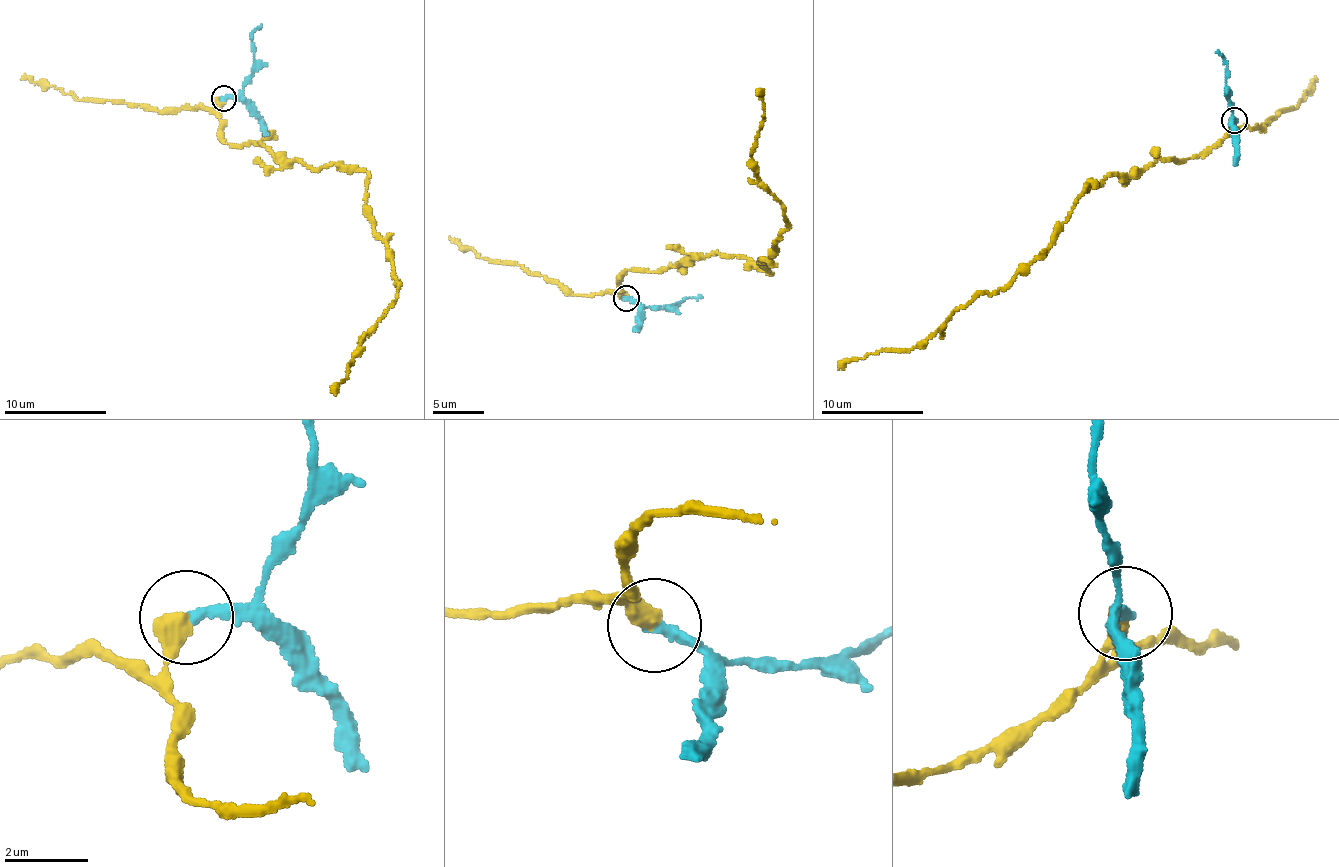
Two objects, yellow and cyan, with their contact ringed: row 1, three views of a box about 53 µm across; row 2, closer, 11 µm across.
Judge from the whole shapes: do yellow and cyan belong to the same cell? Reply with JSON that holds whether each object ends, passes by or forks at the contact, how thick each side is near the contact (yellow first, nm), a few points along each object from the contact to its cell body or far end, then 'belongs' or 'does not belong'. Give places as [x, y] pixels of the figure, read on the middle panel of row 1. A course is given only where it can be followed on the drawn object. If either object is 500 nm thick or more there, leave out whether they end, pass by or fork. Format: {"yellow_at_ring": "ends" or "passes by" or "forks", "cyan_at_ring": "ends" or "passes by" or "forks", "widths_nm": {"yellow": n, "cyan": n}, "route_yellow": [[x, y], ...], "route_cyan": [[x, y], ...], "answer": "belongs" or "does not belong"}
{"yellow_at_ring": "ends", "cyan_at_ring": "ends", "widths_nm": {"yellow": 480, "cyan": 280}, "route_yellow": [[626, 297], [627, 269], [660, 273], [715, 253], [769, 275], [758, 263], [787, 227], [751, 159], [759, 90]], "route_cyan": [[626, 297], [642, 305], [663, 306], [702, 297]], "answer": "does not belong"}

